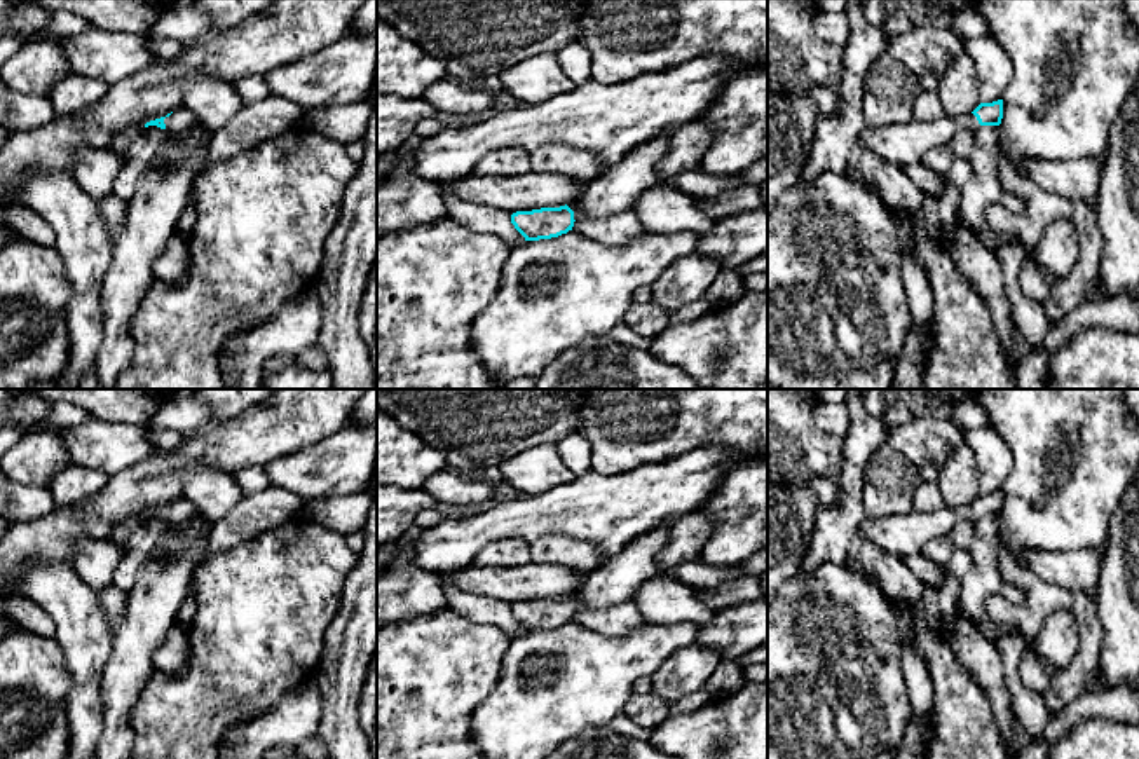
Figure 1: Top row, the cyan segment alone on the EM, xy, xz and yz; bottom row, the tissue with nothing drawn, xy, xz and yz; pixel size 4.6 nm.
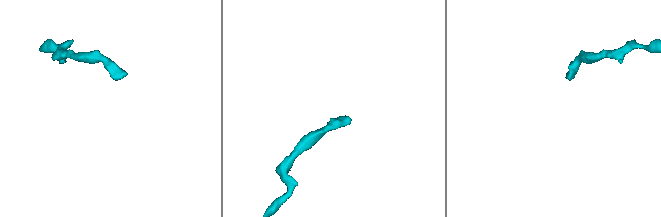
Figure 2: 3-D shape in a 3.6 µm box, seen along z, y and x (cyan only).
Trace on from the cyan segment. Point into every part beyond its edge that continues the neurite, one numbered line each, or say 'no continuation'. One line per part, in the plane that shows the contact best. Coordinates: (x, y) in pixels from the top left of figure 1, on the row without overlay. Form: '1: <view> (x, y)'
1: xy (182, 510)

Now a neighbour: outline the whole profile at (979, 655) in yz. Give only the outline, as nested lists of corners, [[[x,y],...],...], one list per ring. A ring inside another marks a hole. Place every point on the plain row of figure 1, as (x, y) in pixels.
[[[963,614],[954,618],[947,635],[954,656],[968,668],[992,703],[1005,752],[1019,756],[1031,743],[1031,738],[1013,715],[1008,679],[996,642],[975,630]]]

